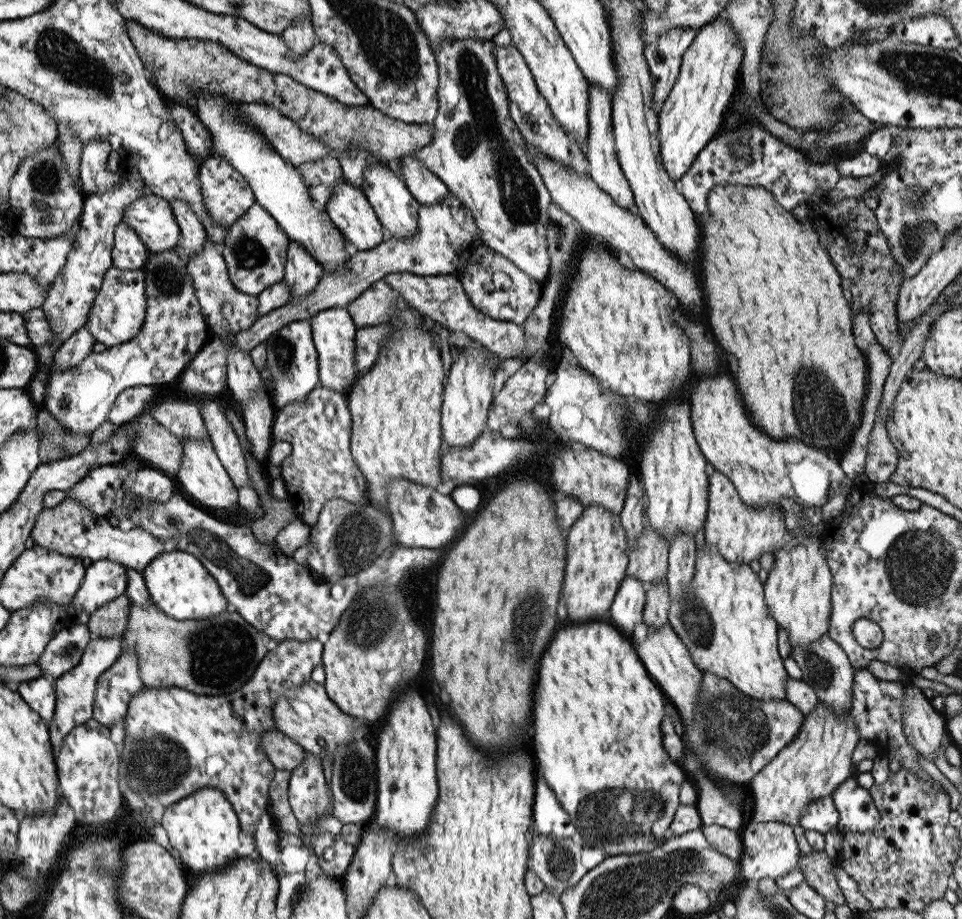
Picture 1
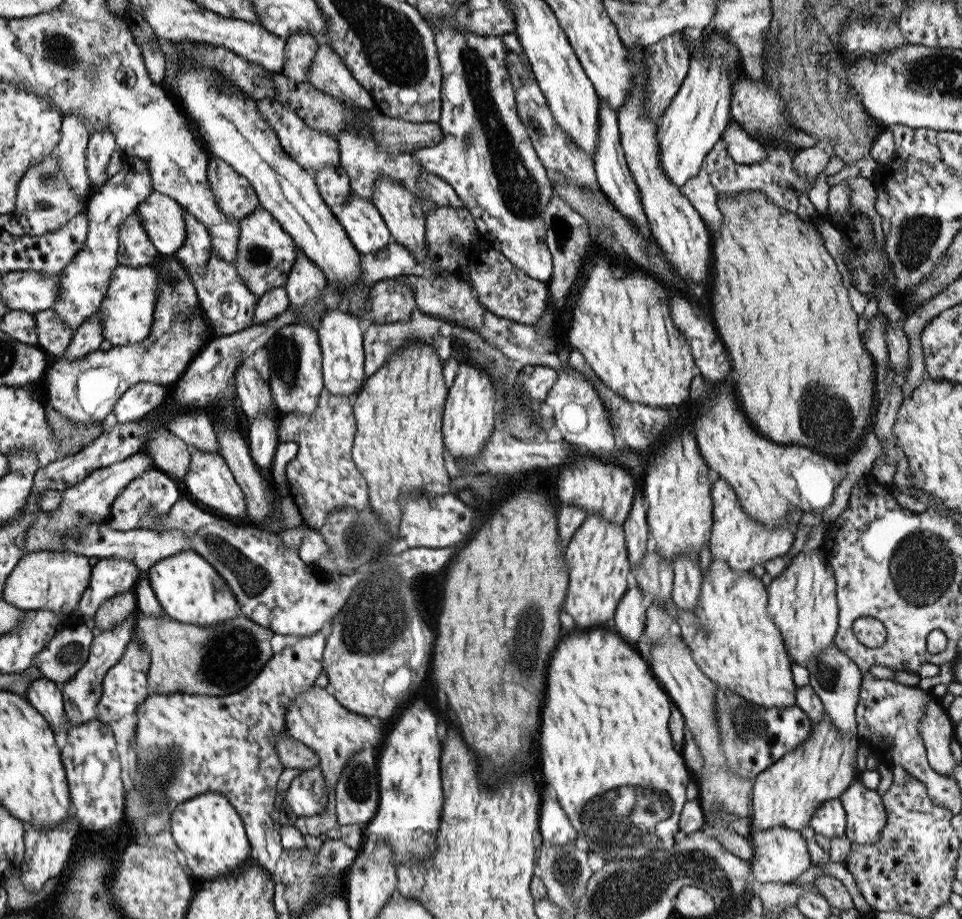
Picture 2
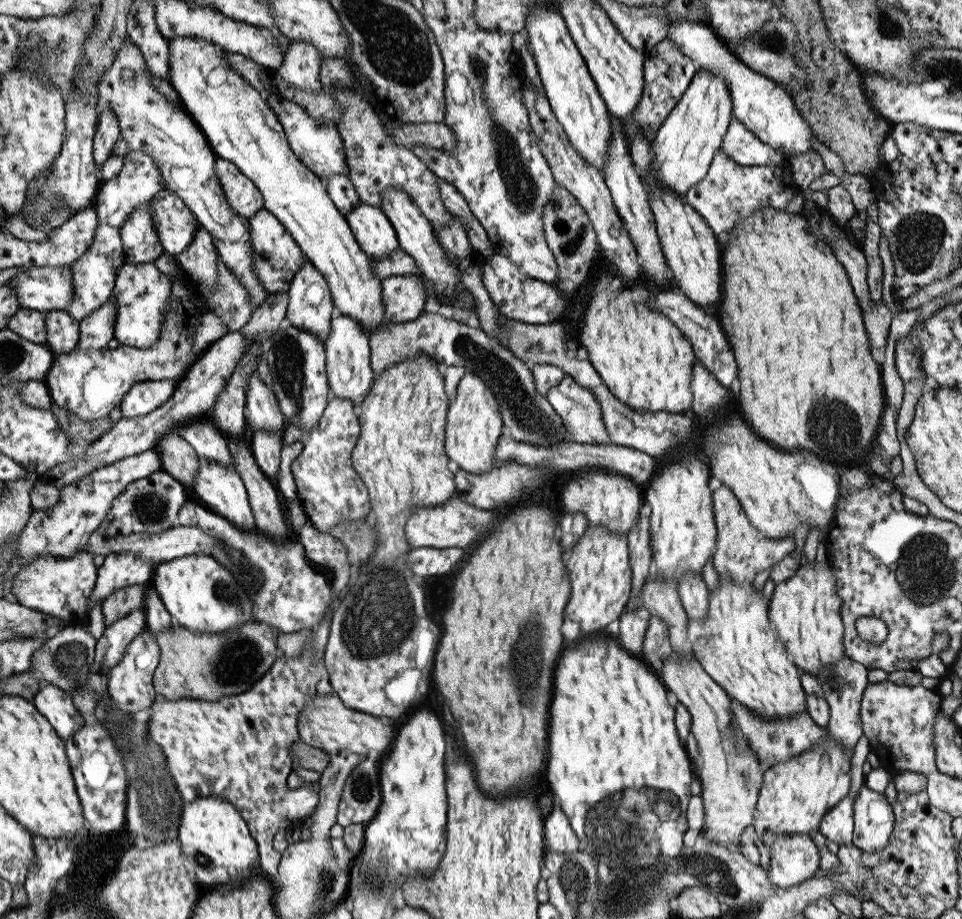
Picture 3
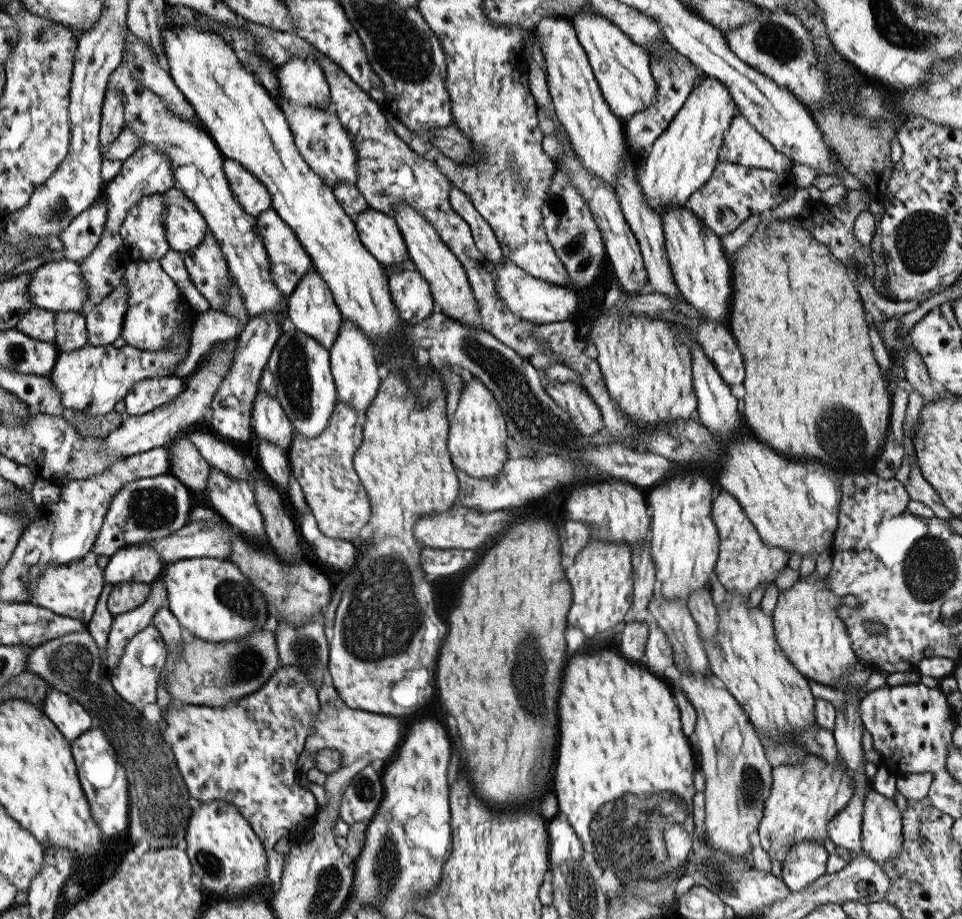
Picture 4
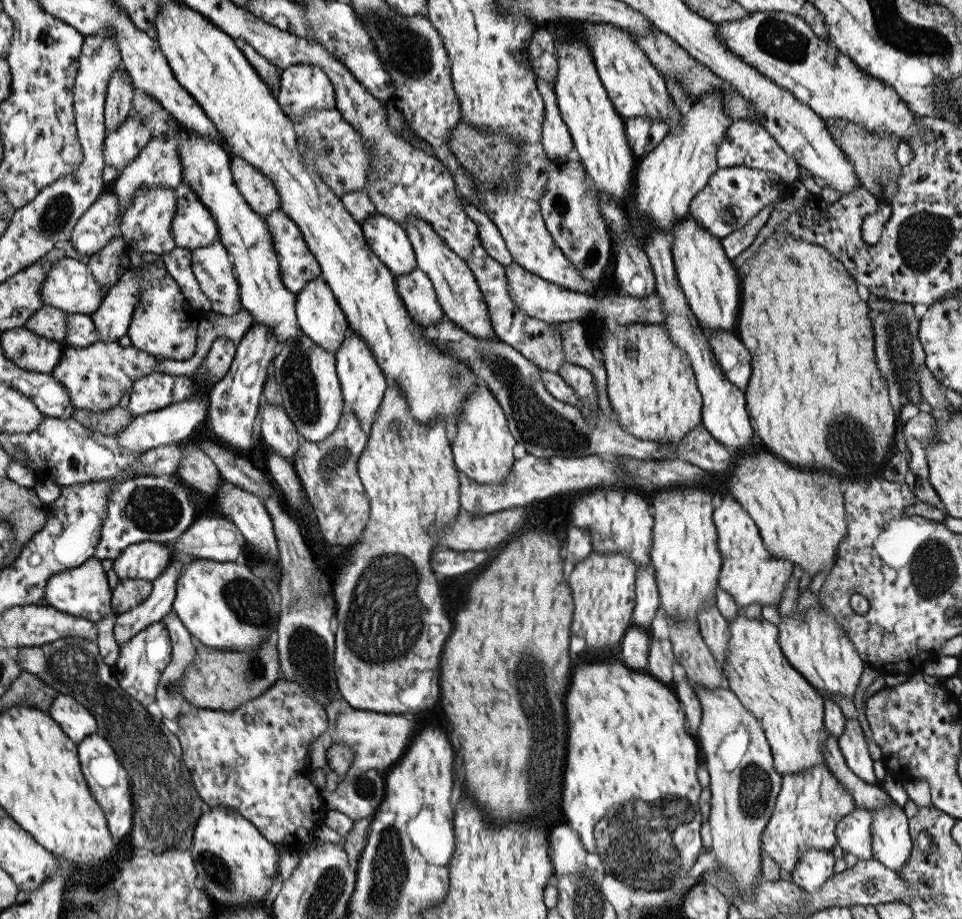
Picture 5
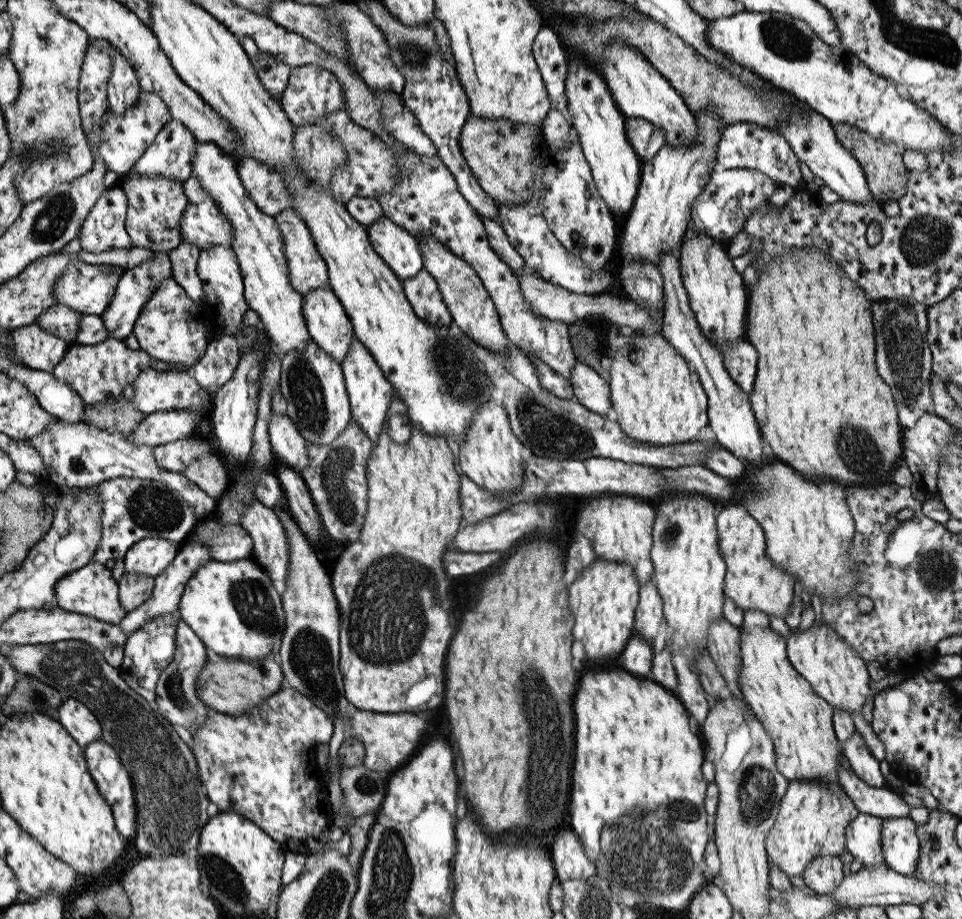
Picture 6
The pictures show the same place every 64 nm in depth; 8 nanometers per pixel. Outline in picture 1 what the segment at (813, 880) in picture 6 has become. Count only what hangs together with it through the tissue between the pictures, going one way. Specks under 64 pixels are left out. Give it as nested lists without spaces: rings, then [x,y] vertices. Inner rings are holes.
[[[750,822],[741,829],[743,856],[738,860],[742,876],[752,882],[782,878],[782,875],[800,868],[801,851],[793,827],[782,822]]]

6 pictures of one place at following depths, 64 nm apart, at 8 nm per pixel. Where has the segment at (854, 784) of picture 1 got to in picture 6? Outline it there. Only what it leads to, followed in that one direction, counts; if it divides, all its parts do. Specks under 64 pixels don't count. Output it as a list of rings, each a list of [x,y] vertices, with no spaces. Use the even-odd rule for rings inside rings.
[[[911,818],[882,819],[882,851],[887,867],[912,876],[921,860],[921,842]]]

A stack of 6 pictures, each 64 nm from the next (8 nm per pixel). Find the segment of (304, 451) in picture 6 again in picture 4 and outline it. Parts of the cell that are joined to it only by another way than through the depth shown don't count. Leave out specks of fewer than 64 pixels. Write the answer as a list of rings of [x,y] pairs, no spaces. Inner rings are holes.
[[[258,384],[258,392],[252,406],[252,426],[257,438],[264,438],[288,453],[296,428],[281,407],[277,397],[265,392]]]

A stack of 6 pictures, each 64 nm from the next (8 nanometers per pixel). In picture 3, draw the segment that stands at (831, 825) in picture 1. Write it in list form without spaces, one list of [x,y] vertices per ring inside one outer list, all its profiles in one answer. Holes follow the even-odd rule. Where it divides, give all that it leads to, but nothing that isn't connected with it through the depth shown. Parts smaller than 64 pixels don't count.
[[[862,736],[855,747],[851,758],[851,790],[849,796],[840,800],[834,808],[830,808],[818,830],[832,842],[838,845],[853,845],[852,834],[854,834],[854,798],[859,796],[860,786],[866,785],[866,778],[862,764],[867,761],[871,753],[870,742],[866,736]]]

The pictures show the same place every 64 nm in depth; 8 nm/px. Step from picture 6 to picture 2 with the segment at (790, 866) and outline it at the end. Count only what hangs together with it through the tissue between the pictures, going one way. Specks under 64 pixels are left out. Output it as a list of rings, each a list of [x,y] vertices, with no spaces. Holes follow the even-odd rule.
[[[825,714],[820,723],[813,724],[813,734],[806,743],[754,778],[752,827],[756,830],[780,827],[795,831],[808,828],[814,812],[824,802],[840,798],[853,784],[856,776],[852,762],[859,740],[858,737],[844,737],[836,731]]]

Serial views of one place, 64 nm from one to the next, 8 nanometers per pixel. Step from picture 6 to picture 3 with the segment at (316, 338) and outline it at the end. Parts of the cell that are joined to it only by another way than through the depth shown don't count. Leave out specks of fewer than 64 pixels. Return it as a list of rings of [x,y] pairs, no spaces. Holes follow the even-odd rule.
[[[307,261],[288,288],[286,323],[314,333],[322,343],[330,334],[330,322],[337,313],[326,279]]]

